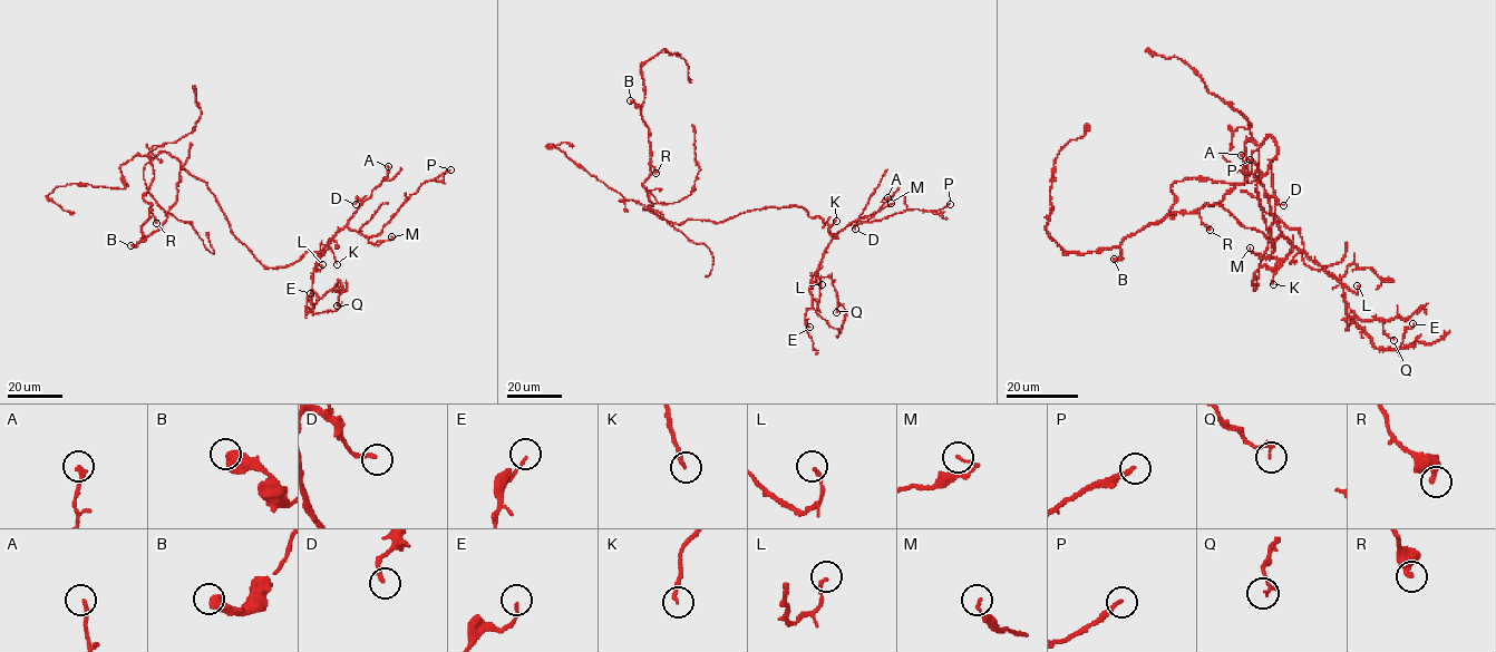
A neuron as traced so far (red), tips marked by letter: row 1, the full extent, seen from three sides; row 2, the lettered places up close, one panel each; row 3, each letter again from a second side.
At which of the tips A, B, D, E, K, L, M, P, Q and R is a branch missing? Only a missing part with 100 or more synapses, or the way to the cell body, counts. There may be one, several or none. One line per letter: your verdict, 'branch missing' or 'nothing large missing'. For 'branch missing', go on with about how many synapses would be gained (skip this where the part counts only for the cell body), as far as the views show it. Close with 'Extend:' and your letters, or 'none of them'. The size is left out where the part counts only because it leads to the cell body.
A: nothing large missing
B: nothing large missing
D: nothing large missing
E: nothing large missing
K: branch missing
L: nothing large missing
M: nothing large missing
P: nothing large missing
Q: nothing large missing
R: nothing large missing
Extend: K

